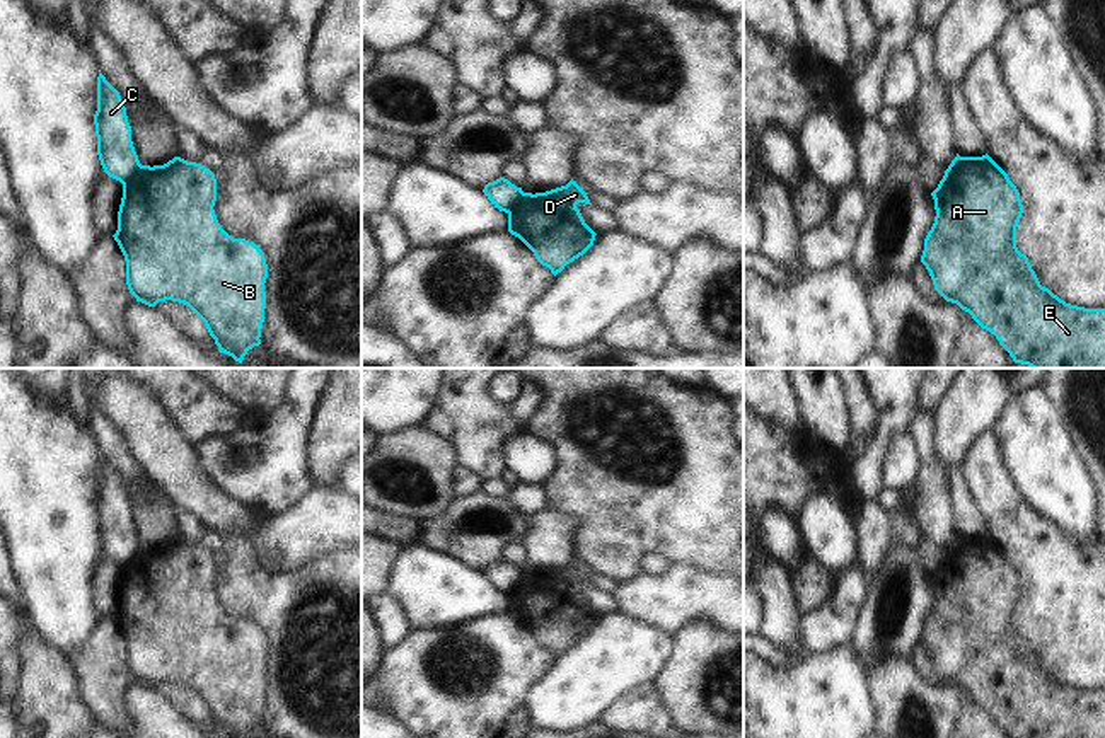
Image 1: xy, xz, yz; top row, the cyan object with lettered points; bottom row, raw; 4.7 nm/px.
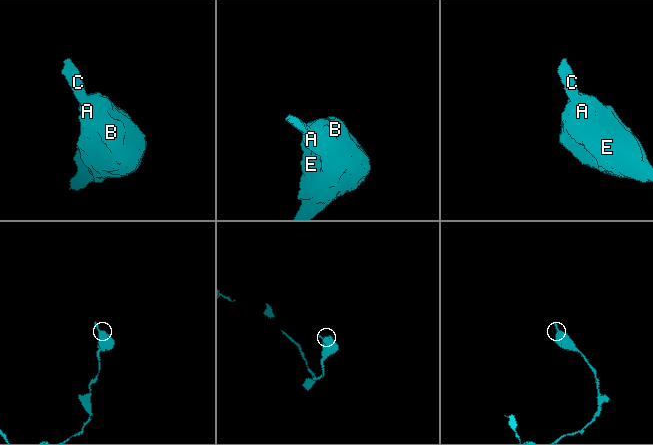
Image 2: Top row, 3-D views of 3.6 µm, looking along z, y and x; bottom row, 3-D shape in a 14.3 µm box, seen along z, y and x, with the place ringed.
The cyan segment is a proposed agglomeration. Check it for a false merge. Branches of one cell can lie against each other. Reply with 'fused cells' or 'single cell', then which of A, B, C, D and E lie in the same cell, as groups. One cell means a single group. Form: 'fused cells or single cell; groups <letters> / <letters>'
fused cells; groups A B D E / C

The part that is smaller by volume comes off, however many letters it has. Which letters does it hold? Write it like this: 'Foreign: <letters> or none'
Foreign: C

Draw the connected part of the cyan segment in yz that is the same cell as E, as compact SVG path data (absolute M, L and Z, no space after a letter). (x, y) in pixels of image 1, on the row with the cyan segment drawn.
M986 153L960 157L945 170L934 199L934 223L921 262L934 290L996 336L1015 363L1030 368L1105 368L1105 308L1066 303L1042 286L1028 257L1016 247L1023 205L1008 174Z

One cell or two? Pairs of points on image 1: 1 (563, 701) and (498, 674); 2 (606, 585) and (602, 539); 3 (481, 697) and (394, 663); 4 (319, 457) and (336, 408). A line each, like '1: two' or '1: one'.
1: two
2: two
3: one
4: one

